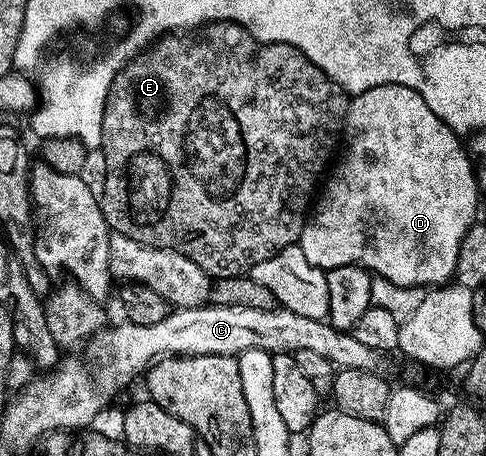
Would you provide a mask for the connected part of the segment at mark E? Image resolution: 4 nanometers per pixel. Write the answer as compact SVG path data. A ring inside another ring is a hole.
M224 21L206 23L204 27L194 27L180 33L163 35L157 42L149 44L145 50L138 51L136 57L130 59L127 65L123 65L123 69L119 69L107 93L99 148L100 154L105 154L105 184L102 185L101 191L99 187L99 202L103 217L116 234L126 235L152 247L166 247L183 253L183 257L195 261L195 265L199 265L199 269L203 269L214 280L246 274L252 267L259 265L259 261L267 261L284 247L292 247L300 240L305 220L310 214L311 204L315 199L315 192L326 174L325 166L328 165L333 150L336 147L338 150L339 140L345 129L345 118L349 112L349 101L350 96L344 89L335 81L331 81L331 77L327 77L327 73L323 73L323 69L316 67L302 51L287 43L261 43L246 27L240 27L238 23ZM203 105L217 105L227 113L227 117L233 123L237 123L237 135L239 135L239 147L241 147L239 155L231 151L231 155L227 153L229 159L225 161L225 155L221 155L221 151L217 153L215 145L213 145L213 153L211 153L211 147L199 147L199 145L189 149L181 147L179 141L185 137L189 139L187 131L195 133L197 127L201 127L193 121L193 117L197 117Z

